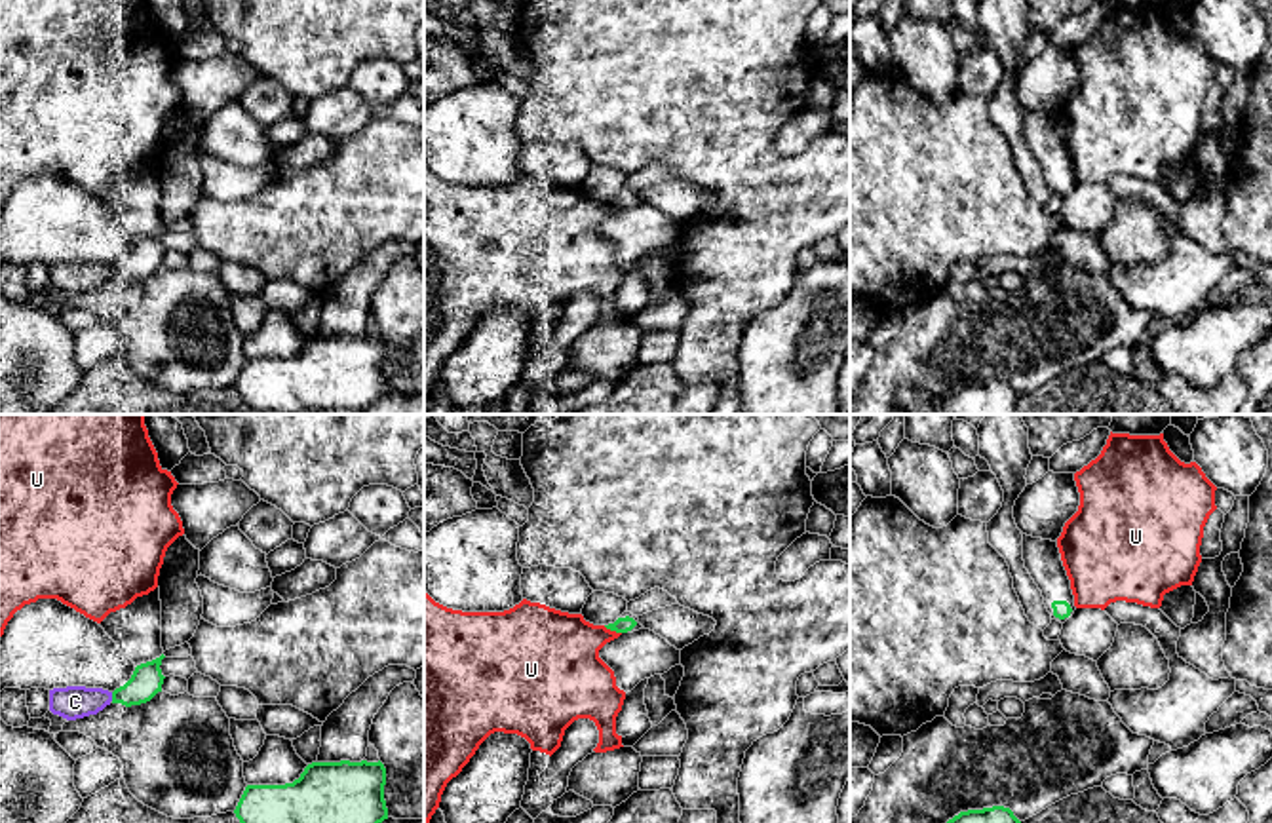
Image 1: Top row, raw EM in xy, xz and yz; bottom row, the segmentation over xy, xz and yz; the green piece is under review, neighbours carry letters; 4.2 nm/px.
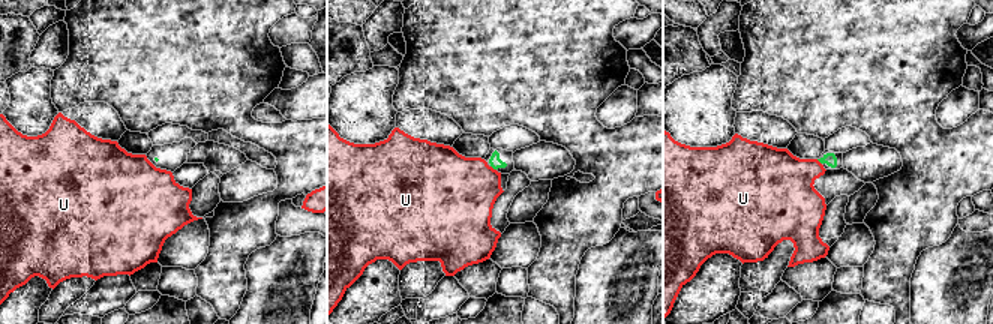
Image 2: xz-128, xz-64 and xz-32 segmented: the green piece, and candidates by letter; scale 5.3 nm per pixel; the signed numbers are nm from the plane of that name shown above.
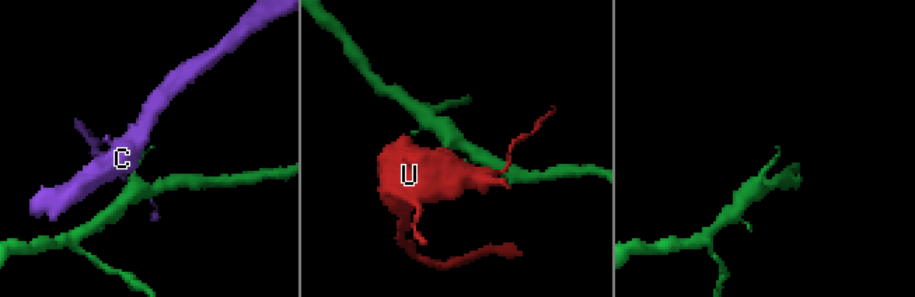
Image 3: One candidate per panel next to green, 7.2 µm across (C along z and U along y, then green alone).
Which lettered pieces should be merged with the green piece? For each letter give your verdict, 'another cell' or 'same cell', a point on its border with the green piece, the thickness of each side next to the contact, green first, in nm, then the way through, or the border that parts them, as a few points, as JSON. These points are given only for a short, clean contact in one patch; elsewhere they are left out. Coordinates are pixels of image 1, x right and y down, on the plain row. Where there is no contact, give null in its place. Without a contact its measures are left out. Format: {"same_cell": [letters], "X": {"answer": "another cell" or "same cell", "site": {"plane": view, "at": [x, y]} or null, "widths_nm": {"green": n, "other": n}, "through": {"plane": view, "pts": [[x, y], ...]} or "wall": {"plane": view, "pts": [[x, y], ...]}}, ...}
{"same_cell": [], "C": {"answer": "another cell", "site": {"plane": "xy", "at": [113, 270]}, "widths_nm": {"green": 140, "other": 140}}, "U": {"answer": "another cell", "site": {"plane": "xz", "at": [613, 204]}, "widths_nm": {"green": 70, "other": 340}, "wall": {"plane": "xz", "pts": [[603, 200], [620, 208]]}}}

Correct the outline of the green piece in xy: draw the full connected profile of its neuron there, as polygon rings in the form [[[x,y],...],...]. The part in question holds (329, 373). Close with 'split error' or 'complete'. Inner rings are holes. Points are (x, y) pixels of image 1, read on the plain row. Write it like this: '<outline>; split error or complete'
[[[312,336],[285,359],[247,359],[234,388],[259,412],[361,412],[388,393],[378,336]]]; complete

